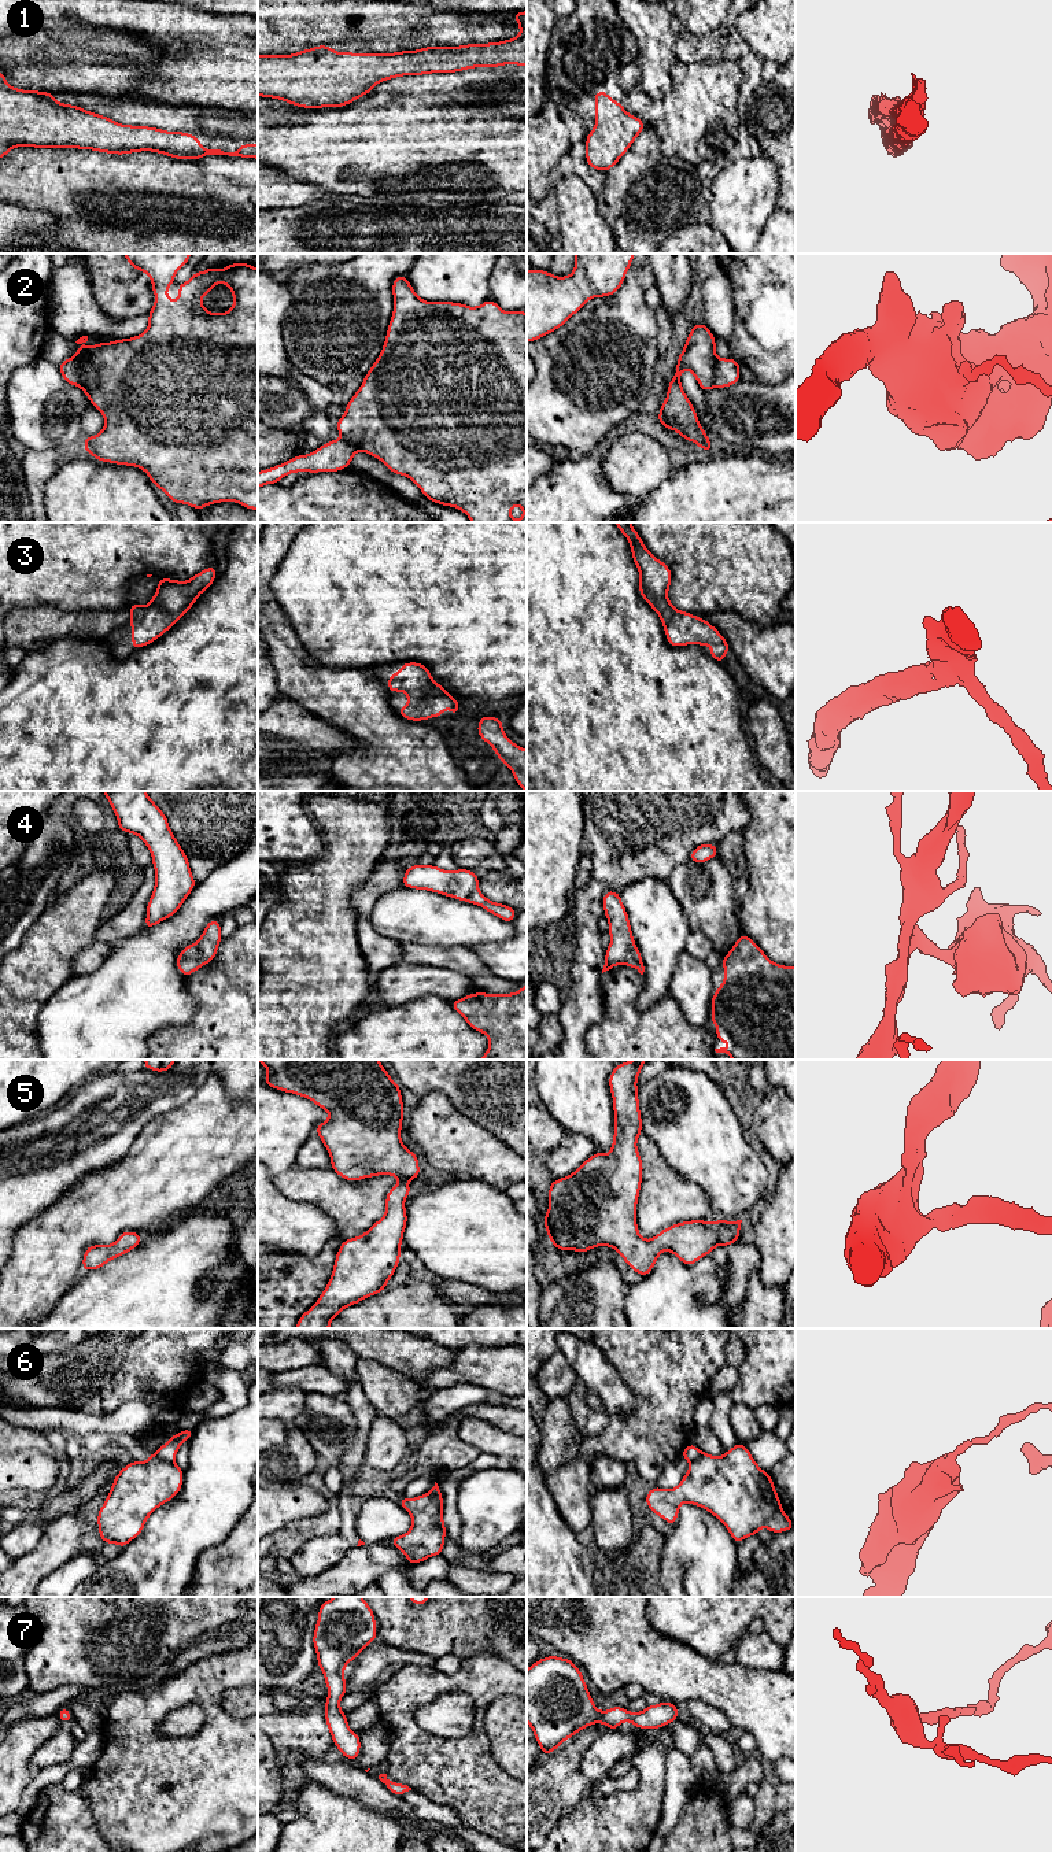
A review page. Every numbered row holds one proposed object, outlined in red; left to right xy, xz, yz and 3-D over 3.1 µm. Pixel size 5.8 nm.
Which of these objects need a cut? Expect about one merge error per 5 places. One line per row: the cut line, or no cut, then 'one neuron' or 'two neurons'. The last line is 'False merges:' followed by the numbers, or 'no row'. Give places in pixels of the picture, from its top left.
1: cut none; one neuron
2: cut xy (74, 357), (78, 363), (80, 385); two neurons
3: cut none; one neuron
4: cut none; one neuron
5: cut none; one neuron
6: cut xy (157, 1452), (162, 1459), (173, 1461); two neurons
7: cut none; one neuron
False merges: 2, 6

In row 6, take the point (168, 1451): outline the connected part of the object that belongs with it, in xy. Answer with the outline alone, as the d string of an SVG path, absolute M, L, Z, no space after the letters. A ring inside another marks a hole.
M193 1428L181 1430L178 1434L173 1434L171 1438L159 1446L158 1456L166 1461L174 1461L180 1446L184 1443L185 1439L192 1439Z

